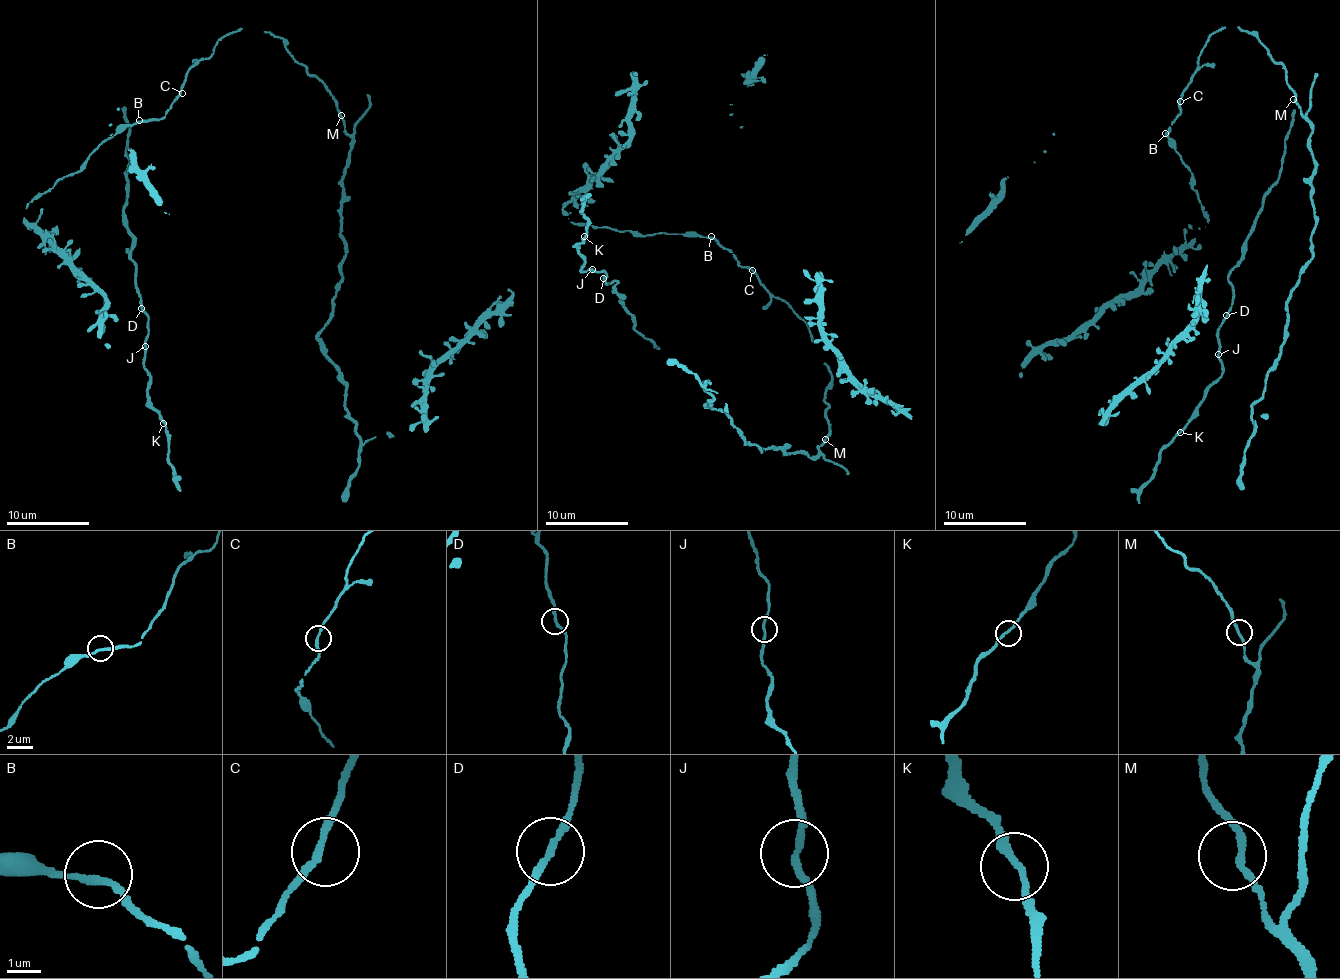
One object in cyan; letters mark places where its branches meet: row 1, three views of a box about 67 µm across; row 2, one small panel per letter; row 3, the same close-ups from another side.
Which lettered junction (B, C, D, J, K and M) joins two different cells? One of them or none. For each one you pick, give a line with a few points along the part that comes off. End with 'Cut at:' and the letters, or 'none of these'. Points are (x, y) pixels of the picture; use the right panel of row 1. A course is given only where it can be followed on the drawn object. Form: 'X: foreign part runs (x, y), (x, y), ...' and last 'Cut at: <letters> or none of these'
Cut at: none of these

